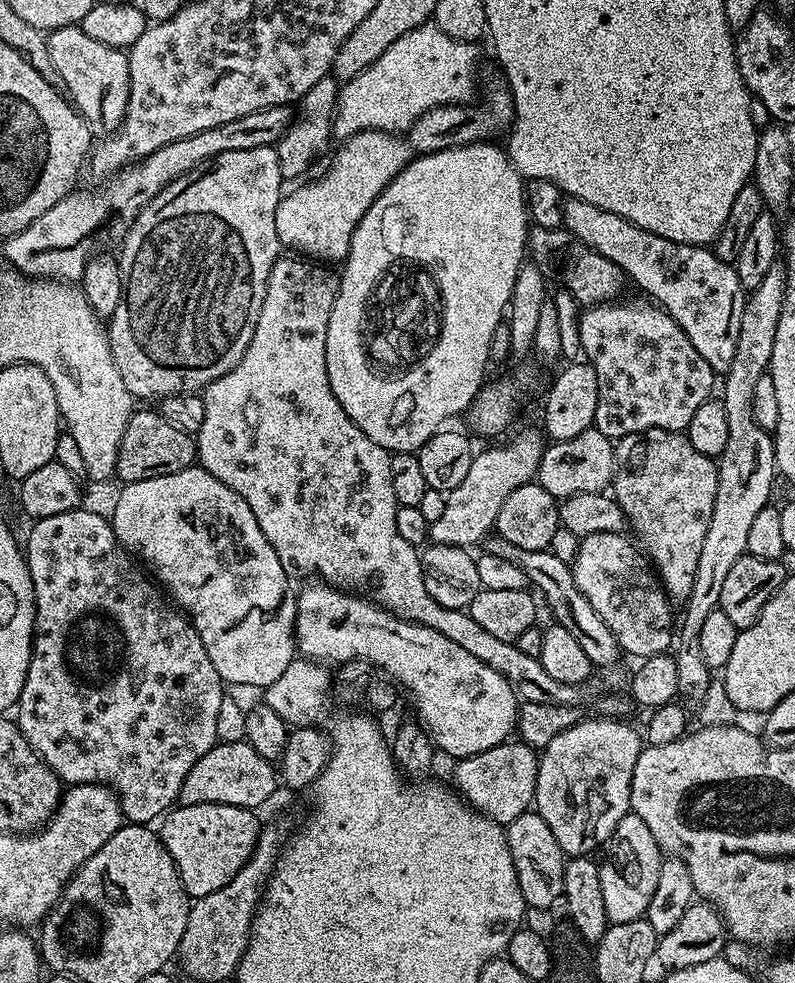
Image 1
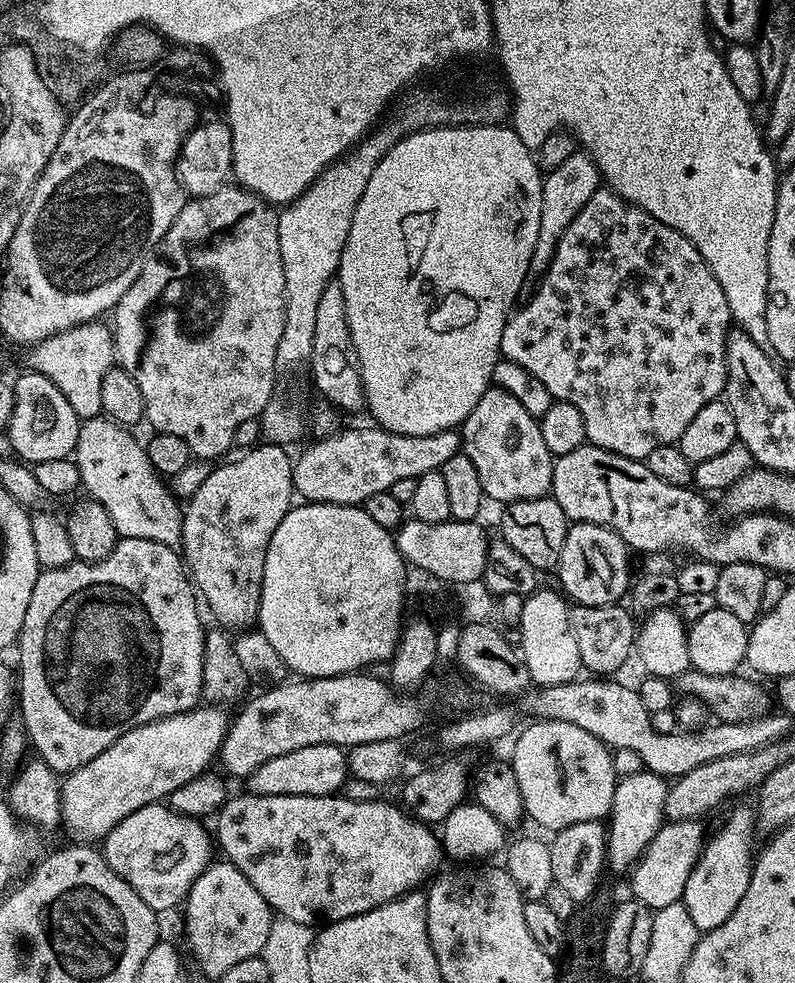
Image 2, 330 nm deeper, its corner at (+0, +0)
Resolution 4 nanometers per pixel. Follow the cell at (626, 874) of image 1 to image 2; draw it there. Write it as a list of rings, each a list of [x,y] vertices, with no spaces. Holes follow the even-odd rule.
[[[647,770],[621,775],[616,781],[614,802],[606,824],[606,864],[616,872],[627,873],[648,848],[648,843],[665,823],[664,803],[668,797],[669,781]]]

